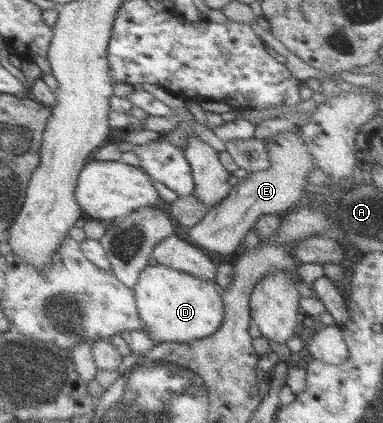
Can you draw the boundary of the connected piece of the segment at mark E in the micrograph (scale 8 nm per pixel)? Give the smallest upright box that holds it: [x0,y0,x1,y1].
[186,129,314,255]

